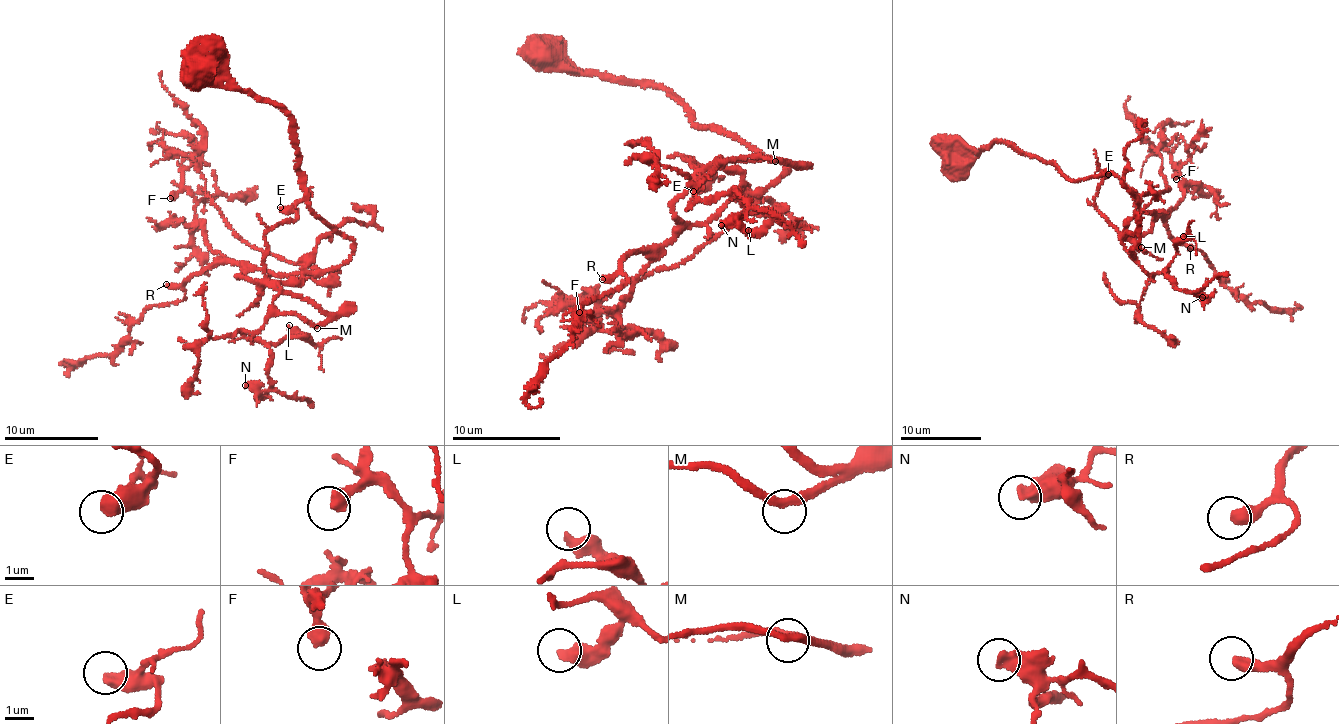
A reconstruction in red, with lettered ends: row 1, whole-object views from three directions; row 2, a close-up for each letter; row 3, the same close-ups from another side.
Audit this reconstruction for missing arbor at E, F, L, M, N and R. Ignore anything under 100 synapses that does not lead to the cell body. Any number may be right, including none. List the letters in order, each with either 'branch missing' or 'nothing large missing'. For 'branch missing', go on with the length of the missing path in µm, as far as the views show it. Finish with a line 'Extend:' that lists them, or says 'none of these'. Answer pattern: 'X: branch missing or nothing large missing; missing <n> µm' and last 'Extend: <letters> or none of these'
E: nothing large missing
F: nothing large missing
L: nothing large missing
M: nothing large missing
N: nothing large missing
R: branch missing; missing 20 µm
Extend: R

